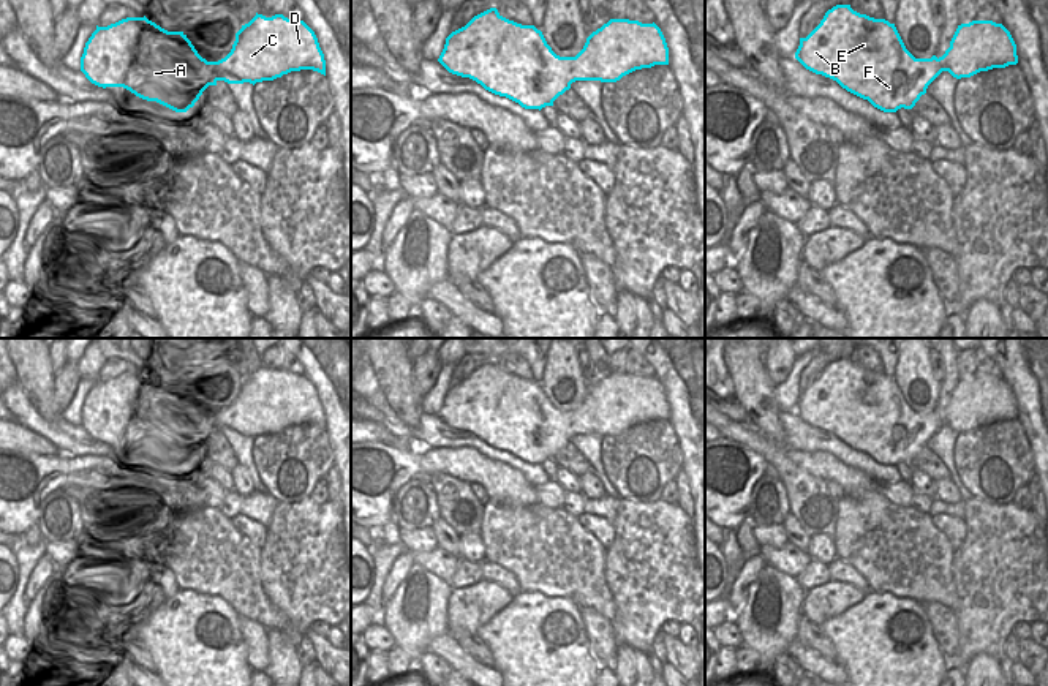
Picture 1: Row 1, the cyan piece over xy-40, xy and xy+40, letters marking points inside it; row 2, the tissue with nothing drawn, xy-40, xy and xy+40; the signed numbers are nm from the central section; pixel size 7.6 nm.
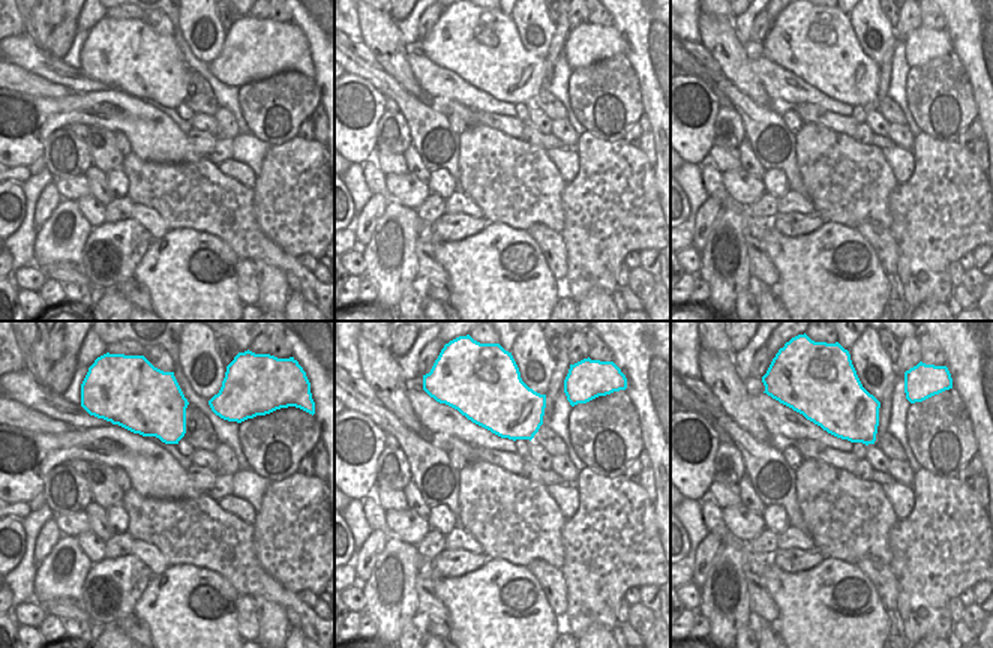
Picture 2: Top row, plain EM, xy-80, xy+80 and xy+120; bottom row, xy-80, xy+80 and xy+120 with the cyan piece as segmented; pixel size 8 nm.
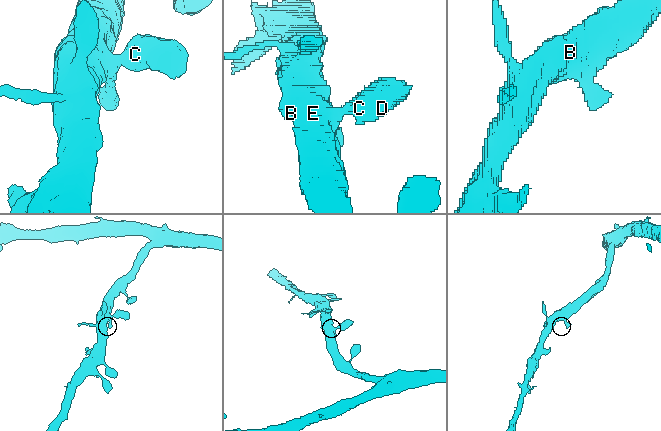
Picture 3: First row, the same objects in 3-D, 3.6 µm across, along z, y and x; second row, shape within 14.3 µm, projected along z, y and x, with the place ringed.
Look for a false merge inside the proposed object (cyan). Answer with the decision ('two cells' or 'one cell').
one cell

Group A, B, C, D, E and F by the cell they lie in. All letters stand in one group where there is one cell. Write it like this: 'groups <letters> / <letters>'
groups A B C D E F

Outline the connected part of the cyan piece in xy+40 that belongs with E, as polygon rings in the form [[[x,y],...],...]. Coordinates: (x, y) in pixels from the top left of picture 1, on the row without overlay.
[[[836,359],[828,364],[820,378],[806,392],[800,392],[795,413],[806,424],[836,435],[843,443],[868,454],[884,466],[912,463],[942,425],[961,433],[1018,417],[1016,398],[1002,378],[993,375],[961,378],[942,411],[915,413],[906,403],[895,378],[860,368],[850,359]]]

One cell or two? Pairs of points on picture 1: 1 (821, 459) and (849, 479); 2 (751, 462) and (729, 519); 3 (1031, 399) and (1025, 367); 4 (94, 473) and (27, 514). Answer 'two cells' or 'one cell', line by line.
1: one cell
2: one cell
3: one cell
4: one cell

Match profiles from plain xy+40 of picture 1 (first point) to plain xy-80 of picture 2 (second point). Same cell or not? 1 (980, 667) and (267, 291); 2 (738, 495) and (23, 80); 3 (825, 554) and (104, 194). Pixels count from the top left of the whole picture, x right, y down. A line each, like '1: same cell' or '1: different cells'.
1: same cell
2: different cells
3: different cells

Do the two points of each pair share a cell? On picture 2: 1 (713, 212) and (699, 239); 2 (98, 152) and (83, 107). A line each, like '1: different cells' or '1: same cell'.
1: same cell
2: different cells

